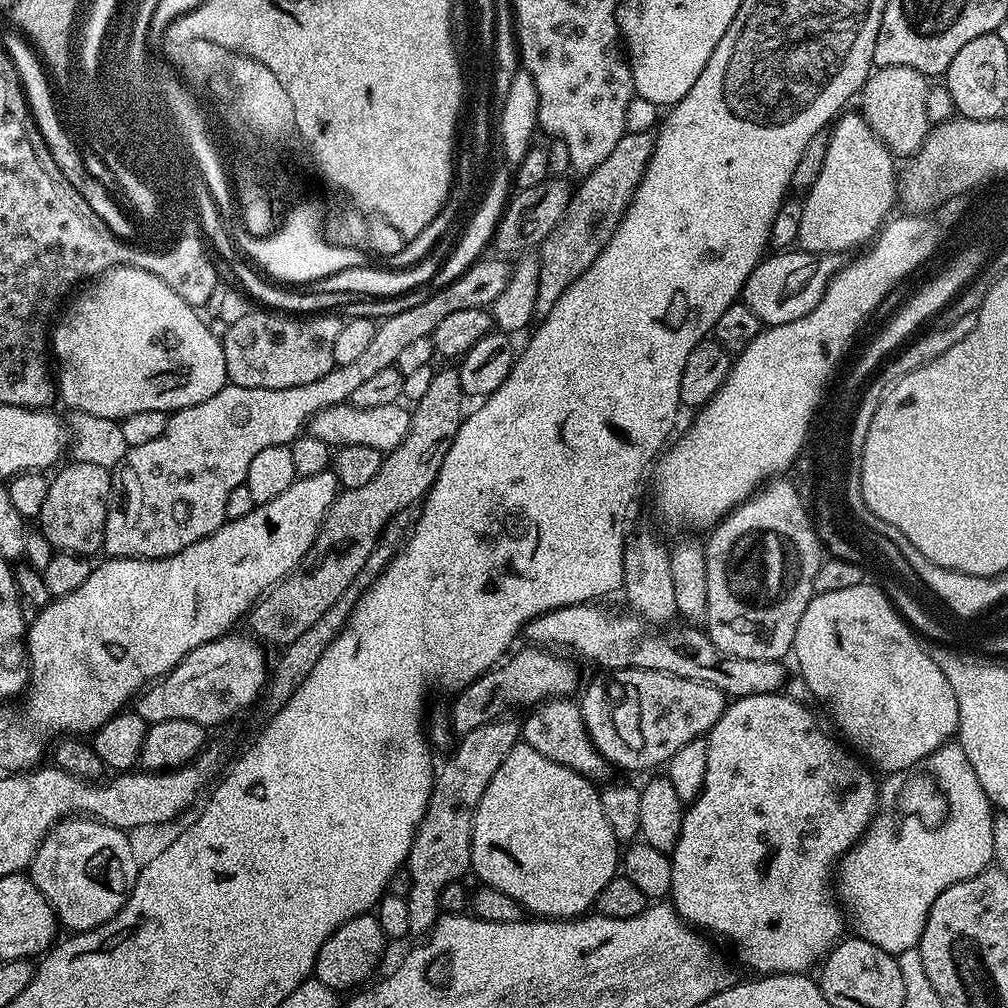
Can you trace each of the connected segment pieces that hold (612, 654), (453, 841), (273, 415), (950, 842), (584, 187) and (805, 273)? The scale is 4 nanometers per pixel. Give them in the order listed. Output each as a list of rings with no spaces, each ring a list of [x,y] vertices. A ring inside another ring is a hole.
[[[589,602],[550,610],[530,621],[525,626],[523,635],[528,636],[529,645],[559,650],[573,657],[581,656],[582,659],[589,660],[600,668],[608,668],[607,670],[653,668],[678,678],[706,682],[722,690],[728,698],[770,694],[780,692],[785,687],[786,673],[784,674],[783,668],[785,665],[779,660],[725,656],[713,646],[707,631],[699,627],[668,626],[663,630],[657,630],[647,620],[641,620],[635,614],[623,616],[620,612],[611,612],[608,608],[599,608],[600,606],[599,603]]]
[[[512,718],[491,720],[488,724],[480,724],[478,730],[463,733],[447,757],[449,760],[444,769],[435,773],[428,809],[418,826],[406,861],[406,871],[412,880],[406,897],[412,934],[432,931],[441,915],[442,890],[450,882],[460,880],[464,871],[469,871],[476,808],[482,802],[482,794],[486,794],[486,786],[490,786],[490,778],[498,774],[498,766],[506,762],[506,754],[510,754],[522,736],[521,725],[508,719]]]
[[[500,258],[488,259],[477,260],[457,280],[426,298],[426,302],[418,302],[418,306],[411,310],[402,310],[402,314],[387,316],[385,320],[379,321],[373,340],[366,345],[366,351],[355,362],[337,364],[322,374],[322,378],[306,382],[306,386],[270,390],[247,388],[229,382],[222,390],[218,390],[218,394],[214,394],[214,398],[206,398],[206,402],[198,402],[198,406],[180,408],[171,413],[166,430],[142,446],[129,448],[112,472],[112,496],[108,499],[108,513],[104,523],[103,551],[112,558],[157,560],[178,554],[178,550],[186,550],[186,546],[214,534],[214,530],[226,523],[226,498],[230,498],[230,490],[244,482],[246,470],[250,470],[250,461],[262,450],[266,450],[266,446],[291,445],[319,412],[335,404],[351,401],[358,386],[364,385],[373,374],[378,374],[378,370],[386,370],[395,365],[398,353],[406,345],[418,338],[431,337],[433,329],[438,326],[438,322],[442,322],[442,318],[455,314],[457,310],[488,308],[502,295],[509,282],[509,265],[504,265],[504,260]]]
[[[949,742],[944,747],[934,753],[930,758],[932,764],[932,780],[927,780],[924,776],[912,776],[916,774],[908,774],[903,777],[904,780],[897,786],[895,779],[888,778],[885,784],[881,783],[878,788],[878,807],[876,815],[873,817],[872,825],[867,829],[863,838],[856,843],[851,850],[840,859],[839,864],[834,869],[834,892],[838,897],[839,903],[846,909],[847,915],[850,917],[850,928],[852,928],[857,937],[866,942],[874,942],[874,946],[878,946],[882,950],[893,954],[899,954],[917,947],[922,938],[922,930],[926,926],[926,918],[930,914],[930,906],[934,906],[934,902],[938,898],[938,894],[942,894],[942,890],[946,890],[950,886],[954,886],[958,882],[962,882],[966,878],[974,878],[978,873],[985,871],[993,863],[992,851],[994,850],[994,830],[992,829],[993,809],[988,802],[987,794],[982,790],[982,782],[978,782],[978,774],[974,774],[974,770],[970,766],[970,762],[966,758],[966,754],[960,749],[959,743]]]
[[[627,131],[614,150],[602,158],[602,162],[583,177],[584,180],[571,193],[571,199],[561,220],[544,241],[538,245],[538,290],[535,315],[543,318],[562,298],[562,294],[598,258],[606,242],[620,224],[632,195],[642,182],[646,166],[650,162],[655,144],[651,131]]]
[[[780,250],[765,255],[744,284],[742,302],[758,314],[761,325],[789,324],[794,322],[794,318],[810,314],[810,310],[818,306],[826,286],[841,267],[841,257],[834,252],[817,254],[803,250]]]

